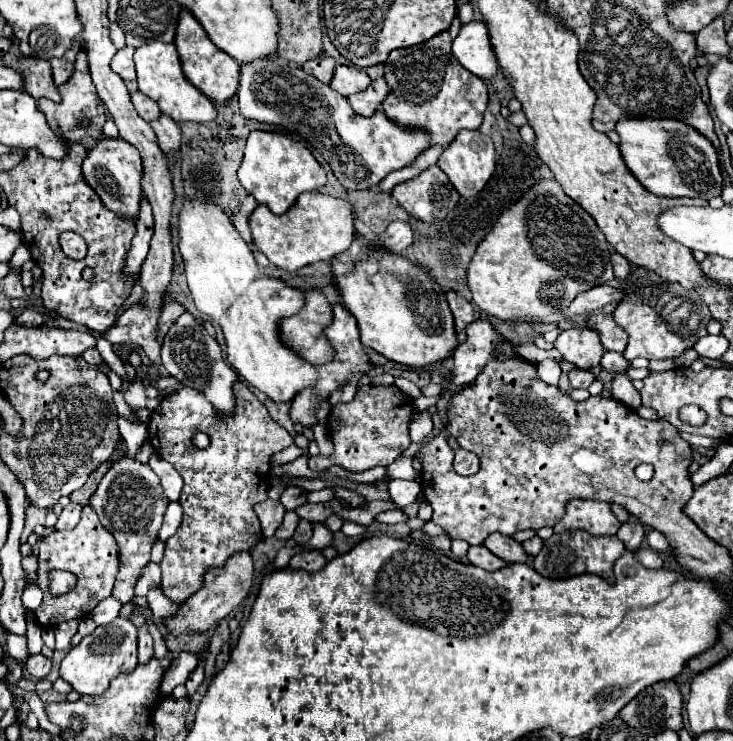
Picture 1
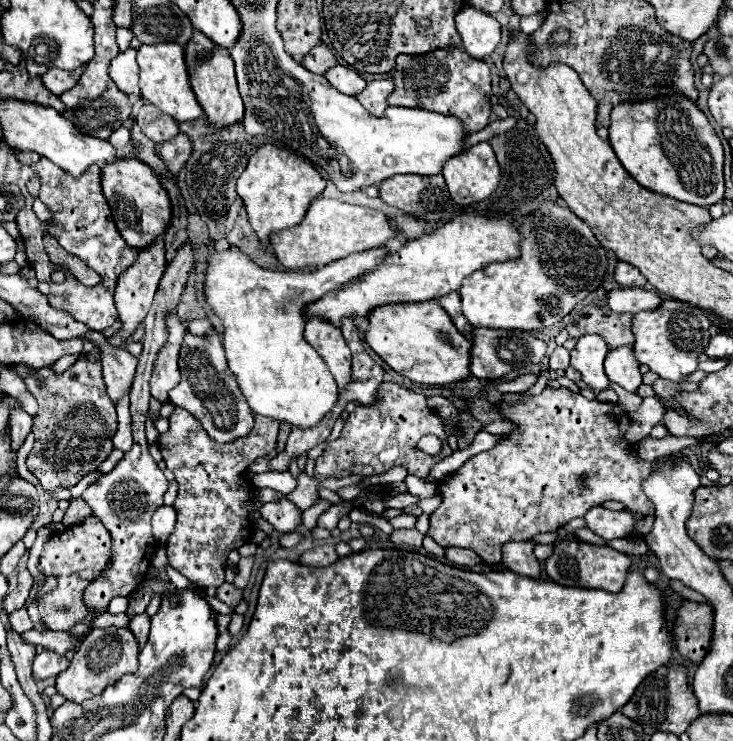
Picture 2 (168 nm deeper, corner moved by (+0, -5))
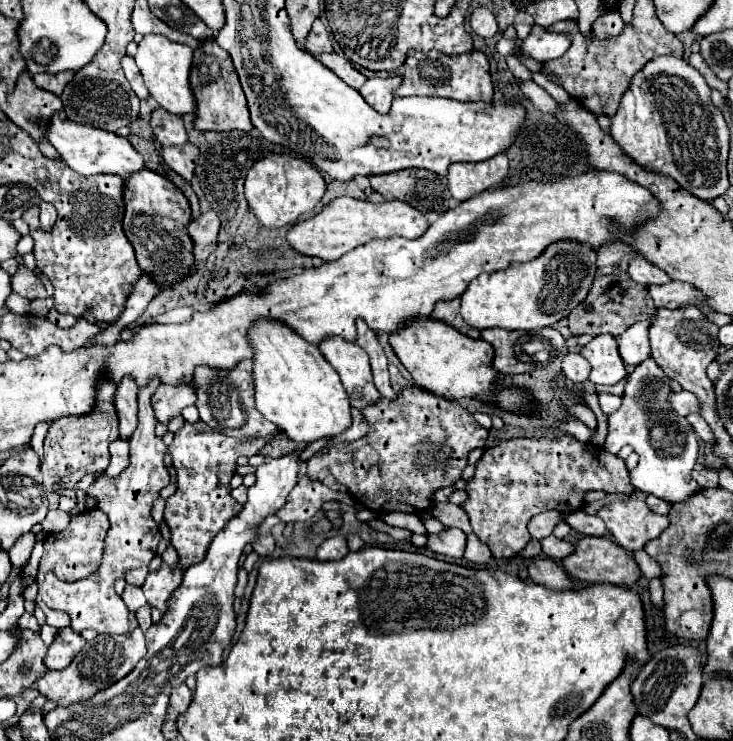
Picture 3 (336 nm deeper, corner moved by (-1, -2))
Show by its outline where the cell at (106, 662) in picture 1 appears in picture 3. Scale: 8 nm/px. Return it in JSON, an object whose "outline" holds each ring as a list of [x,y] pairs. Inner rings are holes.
{"outline":[[[135,628],[133,632],[111,636],[111,634],[99,634],[95,640],[87,642],[87,648],[75,656],[75,660],[61,672],[49,670],[37,680],[37,690],[45,694],[49,700],[57,702],[59,706],[69,706],[75,702],[89,700],[95,692],[115,684],[123,676],[127,676],[137,662],[145,656],[145,636],[141,628]]]}

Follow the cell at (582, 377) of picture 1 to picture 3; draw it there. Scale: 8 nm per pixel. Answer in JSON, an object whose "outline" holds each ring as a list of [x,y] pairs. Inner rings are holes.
{"outline":[[[571,352],[563,358],[561,368],[563,368],[563,374],[565,374],[571,382],[575,382],[575,384],[585,382],[587,376],[589,376],[589,372],[591,372],[589,362],[587,362],[581,354],[571,354]]]}

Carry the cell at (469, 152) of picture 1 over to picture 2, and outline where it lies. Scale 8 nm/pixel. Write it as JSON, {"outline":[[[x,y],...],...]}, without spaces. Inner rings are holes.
{"outline":[[[478,143],[470,147],[466,155],[450,159],[442,175],[446,179],[450,199],[464,207],[484,201],[500,183],[500,167],[490,143]]]}

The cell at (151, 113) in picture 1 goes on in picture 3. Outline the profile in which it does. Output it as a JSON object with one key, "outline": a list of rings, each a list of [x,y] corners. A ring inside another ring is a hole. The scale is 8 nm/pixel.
{"outline":[[[157,108],[151,114],[149,124],[161,146],[181,146],[187,142],[187,132],[181,116],[175,116],[171,112],[165,112],[163,108]]]}

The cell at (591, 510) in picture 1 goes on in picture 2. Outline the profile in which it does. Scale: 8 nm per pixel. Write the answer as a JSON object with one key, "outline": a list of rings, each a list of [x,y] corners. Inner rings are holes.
{"outline":[[[592,507],[586,513],[588,529],[592,529],[602,539],[616,539],[616,537],[630,537],[634,535],[636,517],[634,513],[622,509],[622,511],[610,511],[604,507]]]}

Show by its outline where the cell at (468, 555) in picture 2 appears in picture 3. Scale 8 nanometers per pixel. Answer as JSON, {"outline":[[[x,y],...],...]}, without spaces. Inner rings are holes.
{"outline":[[[445,528],[439,534],[429,534],[427,542],[429,550],[451,558],[463,558],[465,546],[467,546],[467,534],[459,528]]]}

